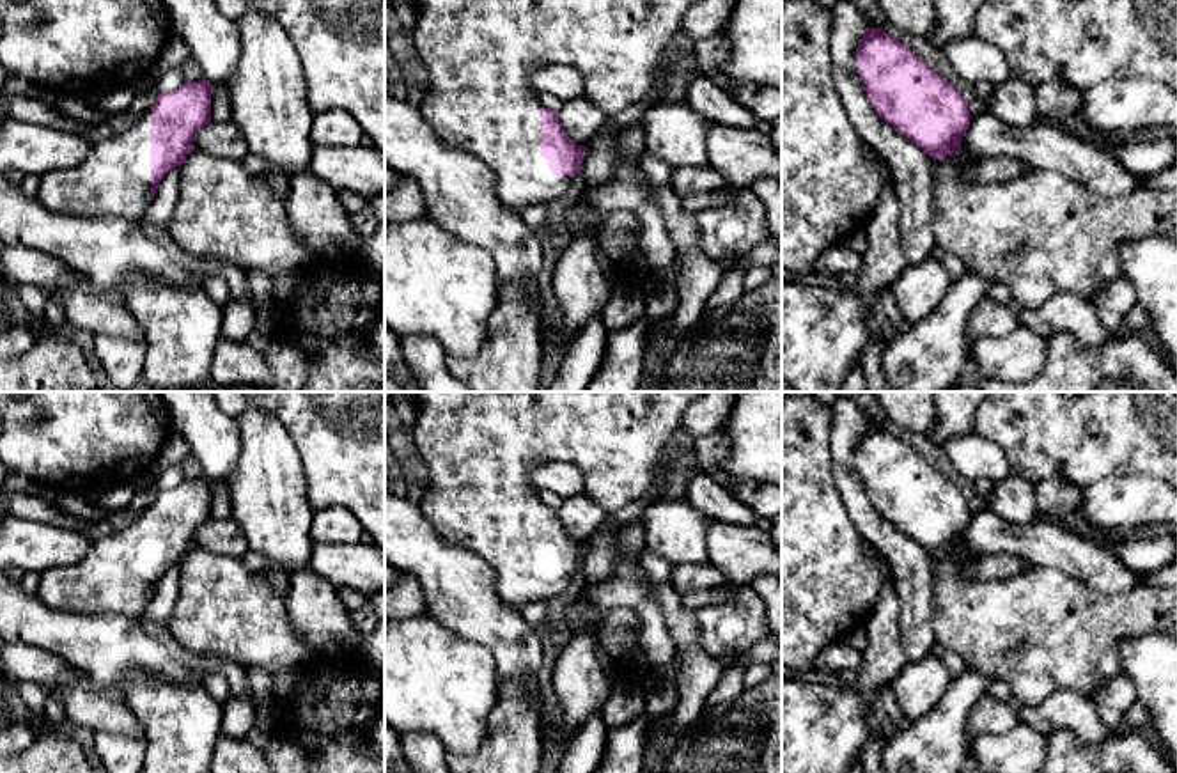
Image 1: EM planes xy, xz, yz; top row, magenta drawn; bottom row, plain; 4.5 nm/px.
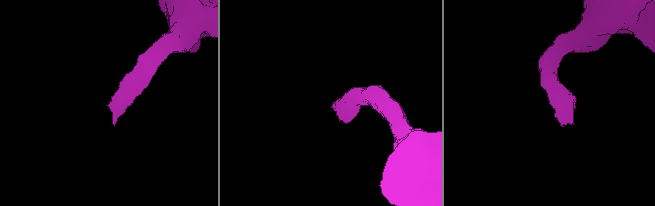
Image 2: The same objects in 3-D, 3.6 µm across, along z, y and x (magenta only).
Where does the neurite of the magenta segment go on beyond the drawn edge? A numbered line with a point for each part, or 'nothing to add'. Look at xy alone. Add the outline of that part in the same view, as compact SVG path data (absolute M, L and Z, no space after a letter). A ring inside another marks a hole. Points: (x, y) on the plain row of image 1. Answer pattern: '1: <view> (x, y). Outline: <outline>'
1: xy (114, 577). Outline: M149 507L128 527L94 539L80 562L39 573L37 597L51 610L83 615L121 613L133 619L142 617L152 599L151 514L152 509Z

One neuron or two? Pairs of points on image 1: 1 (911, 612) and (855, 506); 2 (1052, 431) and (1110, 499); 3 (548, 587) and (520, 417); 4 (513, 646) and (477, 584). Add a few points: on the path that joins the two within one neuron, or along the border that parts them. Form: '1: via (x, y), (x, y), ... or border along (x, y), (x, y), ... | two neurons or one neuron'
1: via (911, 585), (910, 562), (880, 532) | one neuron
2: border along (1137, 474), (1106, 476), (1085, 490) | two neurons
3: via (527, 545), (502, 520), (502, 460) | one neuron
4: via (500, 630), (477, 607), (477, 600) | one neuron

